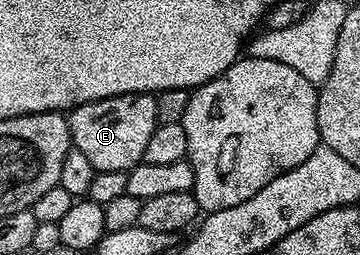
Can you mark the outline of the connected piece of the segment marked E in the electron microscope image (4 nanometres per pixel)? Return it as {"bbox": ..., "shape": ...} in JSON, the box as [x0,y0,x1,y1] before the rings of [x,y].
{"bbox":[67,91,158,171],"shape":[[[139,91],[83,103],[67,112],[73,148],[94,165],[96,171],[131,171],[144,162],[146,145],[158,122],[156,95]]]}

